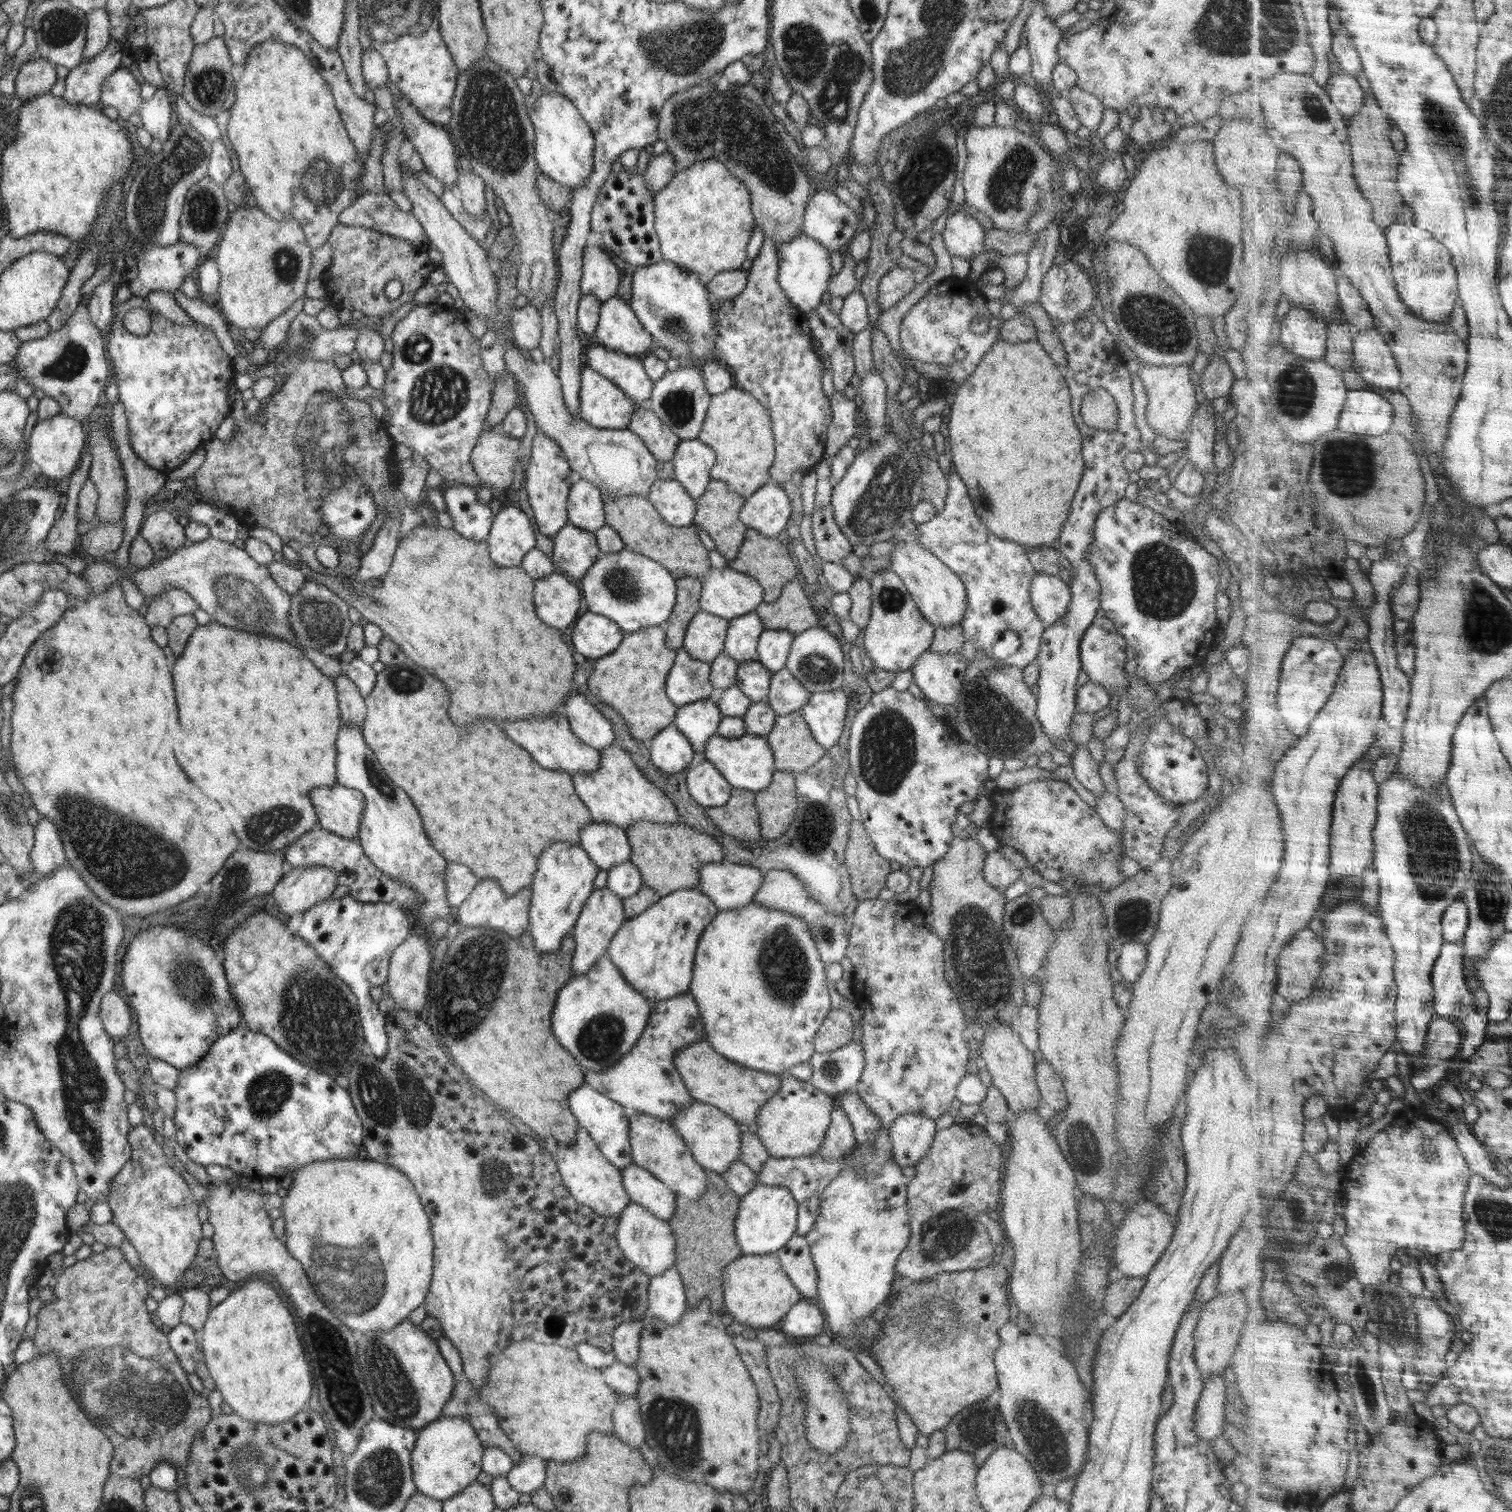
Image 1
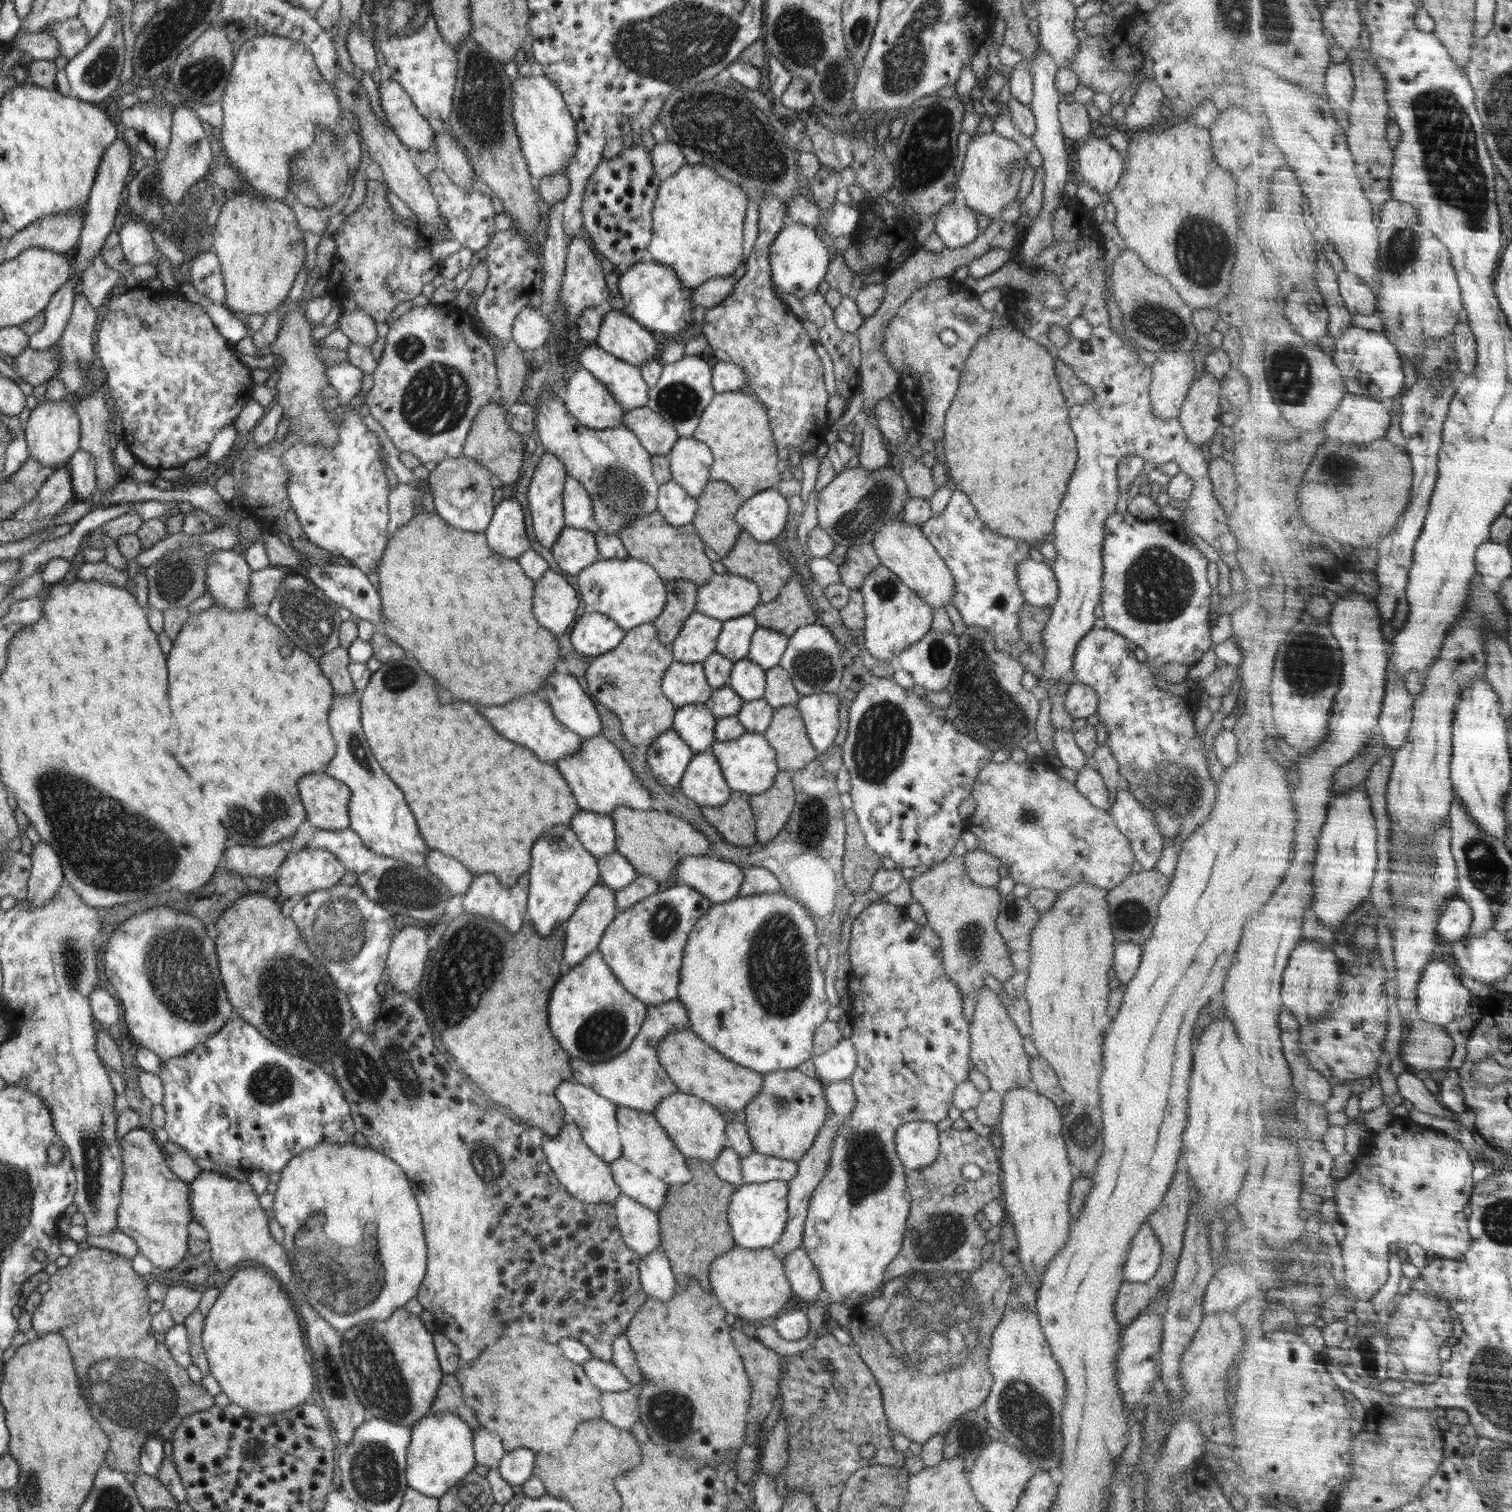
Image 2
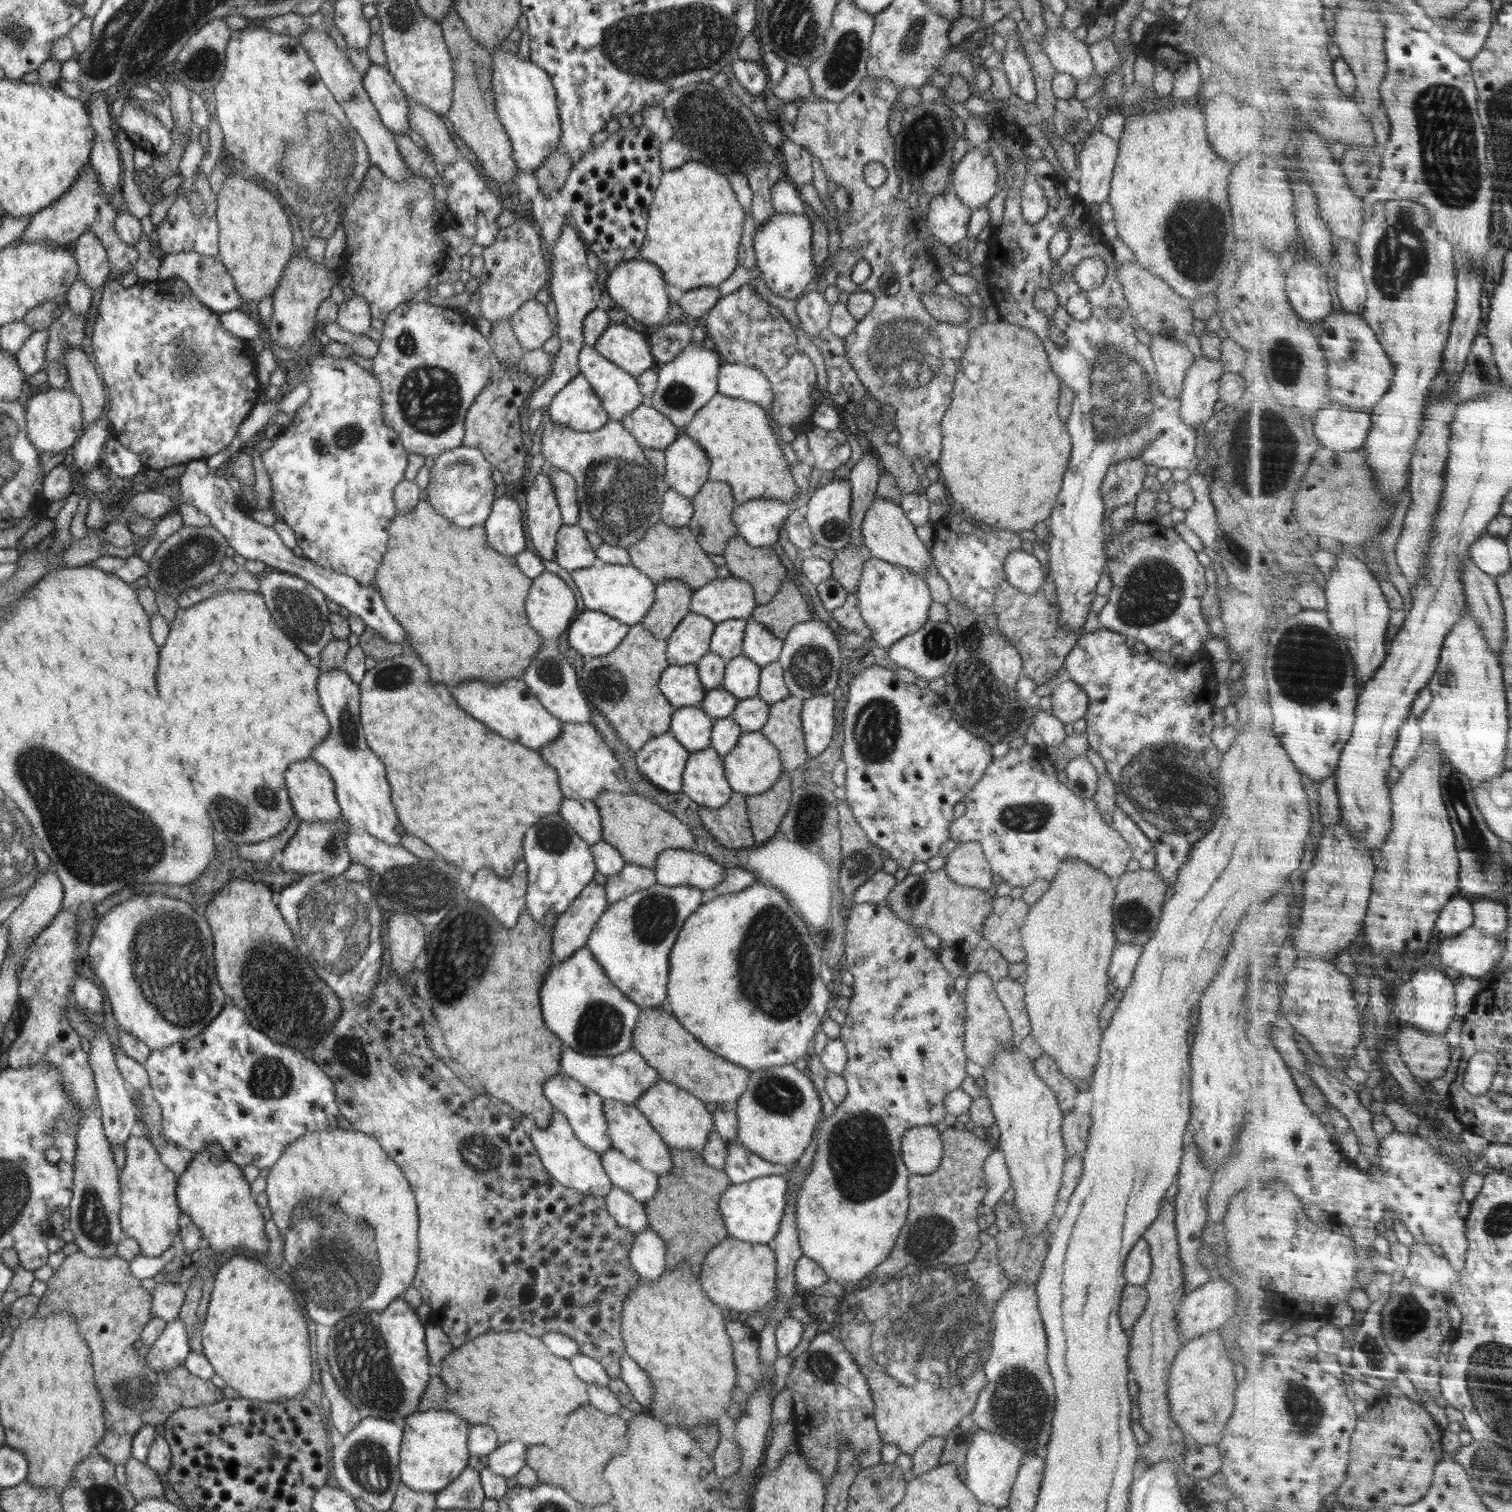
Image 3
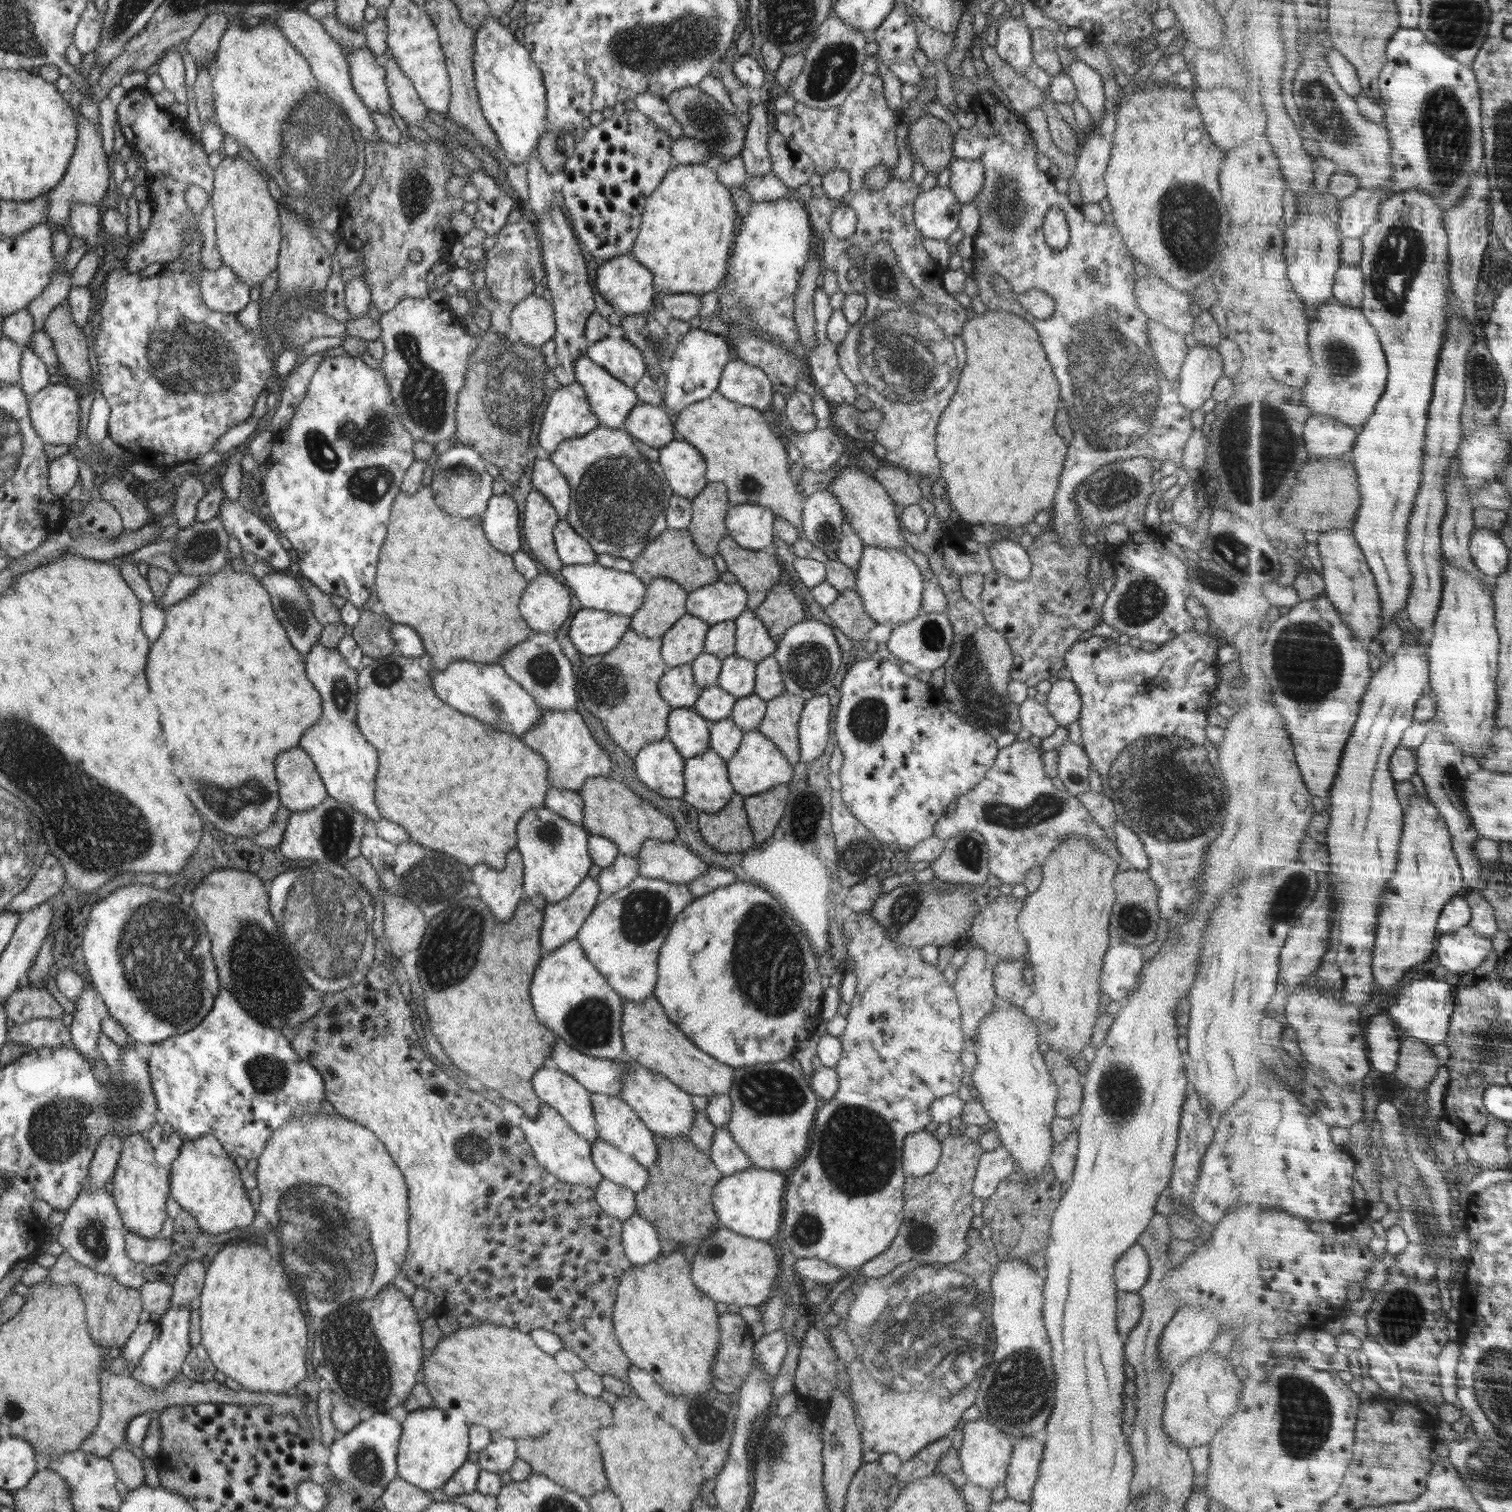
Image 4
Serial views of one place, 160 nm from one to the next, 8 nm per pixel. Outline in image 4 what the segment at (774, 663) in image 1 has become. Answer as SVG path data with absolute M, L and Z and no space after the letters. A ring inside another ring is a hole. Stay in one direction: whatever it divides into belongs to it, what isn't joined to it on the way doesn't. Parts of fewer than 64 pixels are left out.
M750 609L744 610L734 619L735 654L745 659L760 662L770 656L777 643L772 640L768 629Z

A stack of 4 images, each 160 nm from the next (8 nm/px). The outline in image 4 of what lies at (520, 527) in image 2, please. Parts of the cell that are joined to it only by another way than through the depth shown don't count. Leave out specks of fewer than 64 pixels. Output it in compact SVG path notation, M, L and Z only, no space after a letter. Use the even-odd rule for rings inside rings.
M509 493L493 494L480 517L484 536L501 553L513 555L522 548L518 507Z

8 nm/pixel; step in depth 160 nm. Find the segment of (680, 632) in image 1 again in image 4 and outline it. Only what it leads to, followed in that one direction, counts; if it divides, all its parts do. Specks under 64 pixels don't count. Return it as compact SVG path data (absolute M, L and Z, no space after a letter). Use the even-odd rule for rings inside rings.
M656 577L647 585L644 602L633 612L629 628L646 638L662 637L681 616L687 614L688 593L672 579Z

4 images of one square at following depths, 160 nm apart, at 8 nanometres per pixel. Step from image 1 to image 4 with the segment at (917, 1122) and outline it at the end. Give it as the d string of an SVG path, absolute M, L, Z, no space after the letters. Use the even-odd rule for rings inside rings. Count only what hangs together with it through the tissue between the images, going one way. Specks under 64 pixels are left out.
M923 1130L906 1135L903 1140L902 1168L906 1175L924 1176L939 1164L941 1142Z

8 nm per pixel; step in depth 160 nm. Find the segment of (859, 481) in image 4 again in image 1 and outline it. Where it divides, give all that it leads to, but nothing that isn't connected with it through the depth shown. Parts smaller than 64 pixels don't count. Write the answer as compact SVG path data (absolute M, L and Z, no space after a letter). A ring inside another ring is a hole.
M898 540L891 552L888 570L895 572L903 580L918 610L934 628L961 624L967 605L964 583L932 552L920 546L916 541Z

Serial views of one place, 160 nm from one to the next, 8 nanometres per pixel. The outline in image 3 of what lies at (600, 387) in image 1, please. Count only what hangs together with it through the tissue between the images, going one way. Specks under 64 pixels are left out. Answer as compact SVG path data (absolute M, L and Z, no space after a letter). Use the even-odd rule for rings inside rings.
M582 374L561 388L548 408L552 423L576 432L600 430L610 419L602 407L600 397Z

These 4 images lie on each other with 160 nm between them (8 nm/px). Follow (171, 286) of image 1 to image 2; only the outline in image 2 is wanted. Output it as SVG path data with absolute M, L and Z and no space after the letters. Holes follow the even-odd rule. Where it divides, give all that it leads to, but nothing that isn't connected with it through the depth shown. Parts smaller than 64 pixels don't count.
M129 216L119 230L119 241L126 260L132 265L138 264L154 264L156 266L156 258L162 257L162 254L157 250L156 245L151 237L150 228L144 222Z

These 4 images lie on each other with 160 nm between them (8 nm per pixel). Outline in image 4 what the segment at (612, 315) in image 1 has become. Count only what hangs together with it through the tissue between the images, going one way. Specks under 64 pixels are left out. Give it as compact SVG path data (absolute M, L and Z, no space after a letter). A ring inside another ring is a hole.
M603 338L589 346L585 355L628 388L634 388L636 383L646 374L641 352L627 338L616 338L616 340Z

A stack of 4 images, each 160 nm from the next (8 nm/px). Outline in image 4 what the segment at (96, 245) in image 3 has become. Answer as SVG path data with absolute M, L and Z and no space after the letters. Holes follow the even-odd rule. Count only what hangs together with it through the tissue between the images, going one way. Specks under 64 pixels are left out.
M76 204L71 209L69 224L73 228L72 236L81 238L87 244L87 252L92 252L93 246L98 244L97 234L101 225L101 210L88 204Z

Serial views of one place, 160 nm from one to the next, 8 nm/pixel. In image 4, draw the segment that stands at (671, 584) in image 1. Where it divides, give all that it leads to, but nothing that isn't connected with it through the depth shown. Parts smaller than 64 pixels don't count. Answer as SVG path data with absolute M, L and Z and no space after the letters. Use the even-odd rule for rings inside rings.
M598 563L563 565L560 574L564 578L563 583L569 590L574 590L574 596L578 598L584 608L603 610L631 617L633 612L640 608L646 596L647 585L634 573L620 572L613 568L606 568Z

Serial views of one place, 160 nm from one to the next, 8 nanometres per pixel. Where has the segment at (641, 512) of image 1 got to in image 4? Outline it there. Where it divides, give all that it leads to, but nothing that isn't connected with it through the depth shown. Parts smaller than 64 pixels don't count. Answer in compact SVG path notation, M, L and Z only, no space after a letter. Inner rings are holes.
M666 528L654 541L643 548L636 560L631 561L631 572L646 585L649 585L656 577L664 577L677 582L688 592L720 580L720 573L716 569L713 557L699 551L688 529L676 531Z

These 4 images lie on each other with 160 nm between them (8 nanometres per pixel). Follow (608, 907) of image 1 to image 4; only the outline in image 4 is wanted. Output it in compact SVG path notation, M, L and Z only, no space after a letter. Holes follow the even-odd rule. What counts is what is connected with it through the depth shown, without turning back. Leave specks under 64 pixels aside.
M586 877L570 896L558 904L548 903L541 928L544 951L556 951L562 944L576 939L582 923L592 914L602 897L598 881Z

